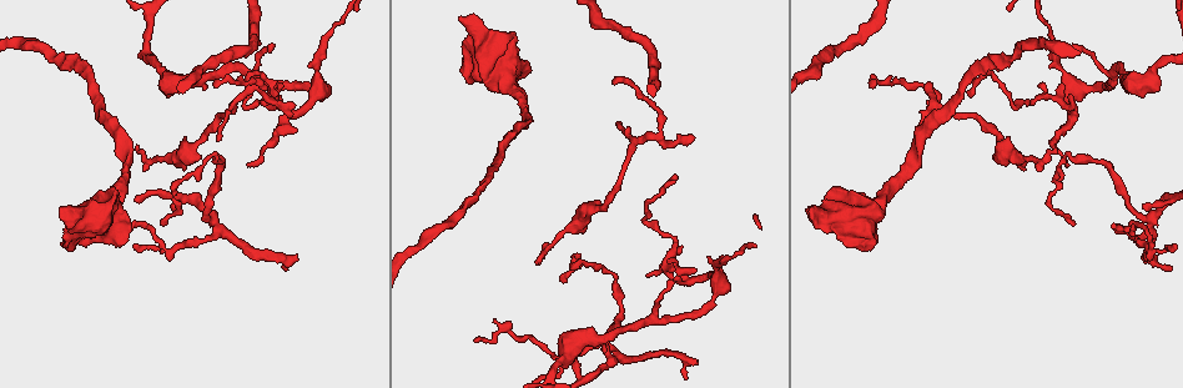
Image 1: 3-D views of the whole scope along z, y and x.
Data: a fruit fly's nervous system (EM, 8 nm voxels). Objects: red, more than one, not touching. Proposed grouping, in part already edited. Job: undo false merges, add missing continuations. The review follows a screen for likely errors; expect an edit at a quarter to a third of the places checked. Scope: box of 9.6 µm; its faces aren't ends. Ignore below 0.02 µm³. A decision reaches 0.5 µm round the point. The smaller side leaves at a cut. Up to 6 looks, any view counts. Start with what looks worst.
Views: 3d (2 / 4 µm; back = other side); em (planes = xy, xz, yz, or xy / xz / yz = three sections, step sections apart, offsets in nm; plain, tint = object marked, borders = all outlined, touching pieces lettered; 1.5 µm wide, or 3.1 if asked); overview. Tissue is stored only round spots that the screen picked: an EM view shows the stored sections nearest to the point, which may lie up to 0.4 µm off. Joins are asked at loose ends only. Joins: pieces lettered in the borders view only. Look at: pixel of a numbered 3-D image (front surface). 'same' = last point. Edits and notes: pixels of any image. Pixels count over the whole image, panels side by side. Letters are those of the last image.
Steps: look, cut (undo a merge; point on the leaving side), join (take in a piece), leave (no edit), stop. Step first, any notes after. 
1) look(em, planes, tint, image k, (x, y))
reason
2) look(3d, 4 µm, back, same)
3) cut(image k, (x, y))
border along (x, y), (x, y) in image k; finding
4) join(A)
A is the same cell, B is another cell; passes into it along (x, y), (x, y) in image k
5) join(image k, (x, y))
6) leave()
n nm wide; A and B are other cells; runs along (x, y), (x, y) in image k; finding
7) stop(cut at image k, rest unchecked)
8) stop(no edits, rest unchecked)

look(em, planes, borders, image 1, (688, 143))
tapers out

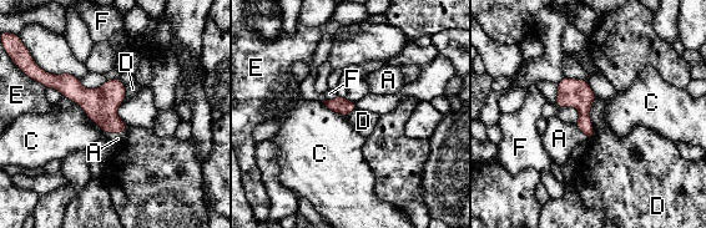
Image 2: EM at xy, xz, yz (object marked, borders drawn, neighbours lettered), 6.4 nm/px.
join(A)
A is the same cell, C, D, E and F are other cells; it goes on there

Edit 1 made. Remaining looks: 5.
look(3d, 4 µm, image 1, (136, 148))
long arm stops here

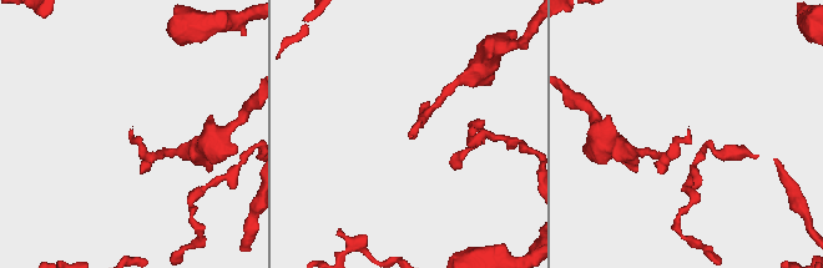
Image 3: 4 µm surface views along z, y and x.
look(em, yz, step 4, tint, image 3, (129, 133))

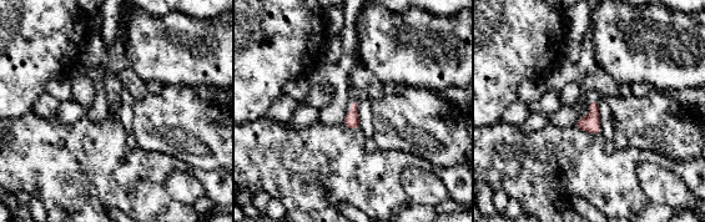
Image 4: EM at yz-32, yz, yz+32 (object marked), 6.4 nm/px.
look(em, planes, borders, same)

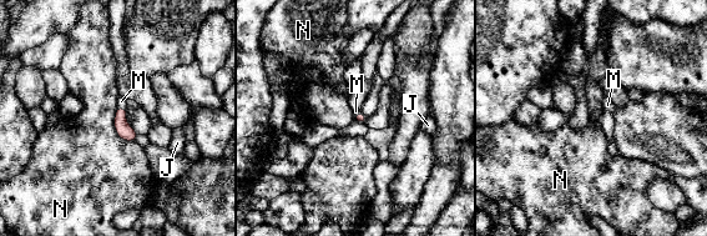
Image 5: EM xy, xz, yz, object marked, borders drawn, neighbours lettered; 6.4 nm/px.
join(M)
M is the same cell, J and N are other cells; passes into it along (125, 131), (121, 109), (121, 101) in image 5; it goes on there

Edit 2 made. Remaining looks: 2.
look(3d, 2 µm, image 1, (645, 276))
an open end

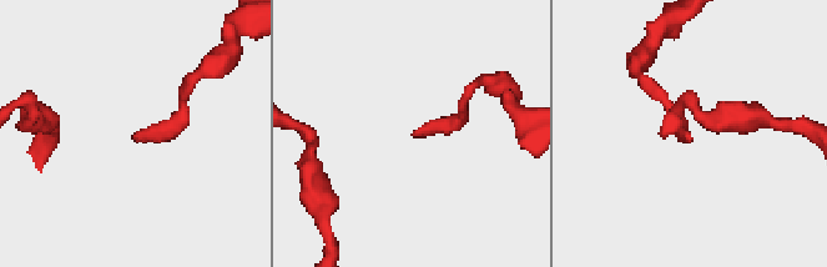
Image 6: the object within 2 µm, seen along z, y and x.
look(em, planes, borders, image 6, (413, 135))
shape alone is not enough

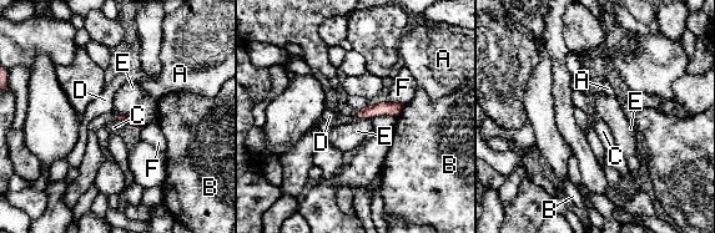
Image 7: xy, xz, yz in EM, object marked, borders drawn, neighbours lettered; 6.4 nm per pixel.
leave()
F touches over 130 nm; A, B, C, D, E and F are other cells; border along (115, 117), (126, 123) in image 7; no lettered piece goes on from it

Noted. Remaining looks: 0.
stop(join at image 2, join at image 5, rest unchecked)

